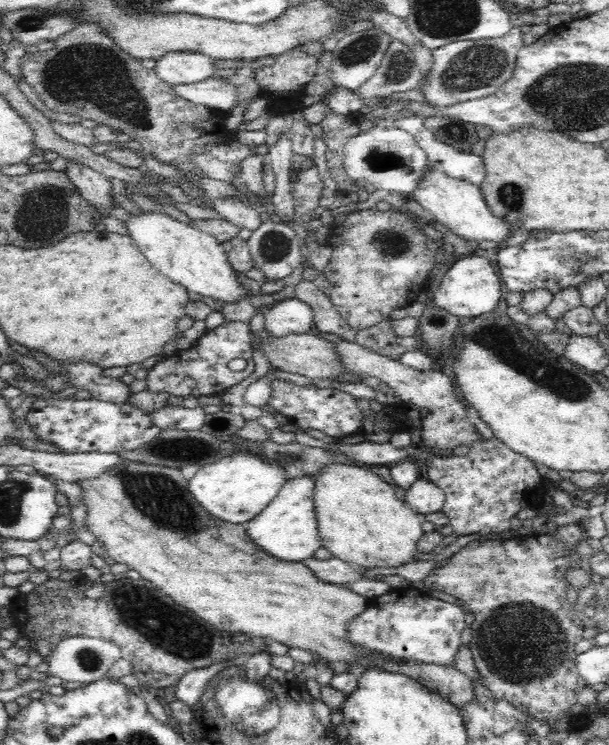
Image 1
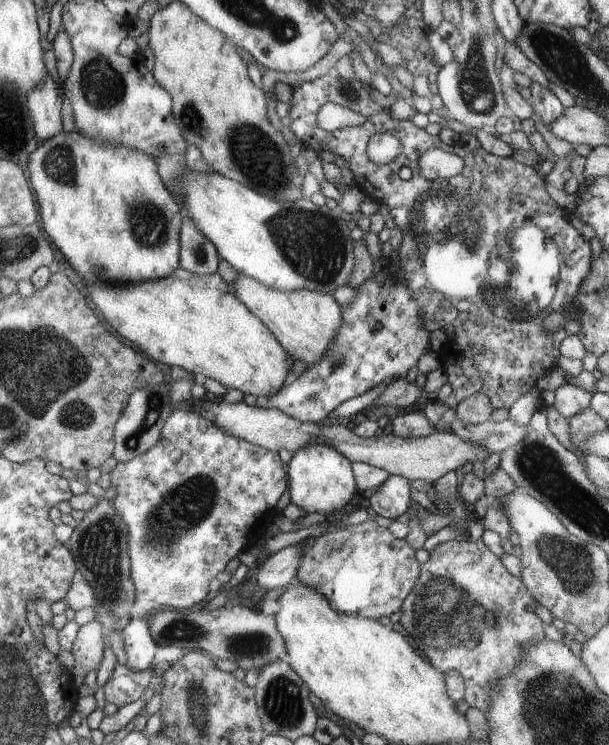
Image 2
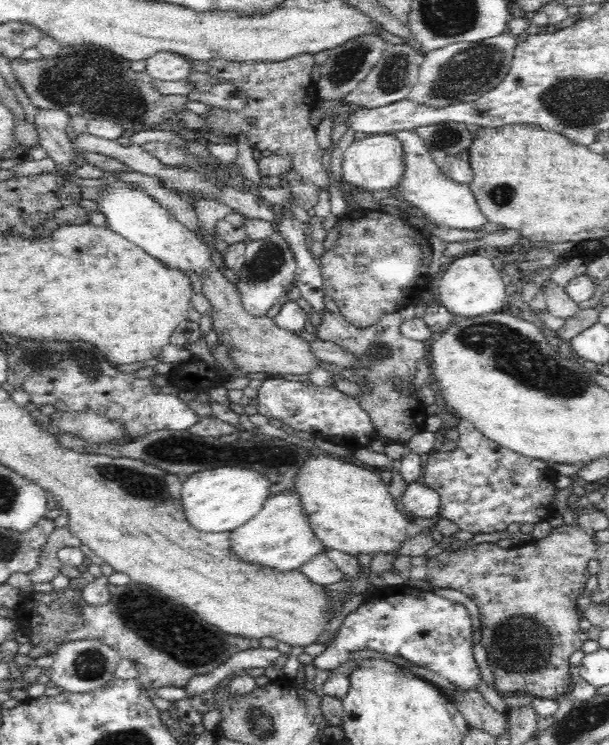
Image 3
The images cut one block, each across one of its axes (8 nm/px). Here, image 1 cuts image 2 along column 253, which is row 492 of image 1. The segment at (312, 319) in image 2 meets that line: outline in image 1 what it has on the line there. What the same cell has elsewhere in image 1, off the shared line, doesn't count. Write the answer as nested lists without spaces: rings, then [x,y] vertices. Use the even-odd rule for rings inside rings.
[[[300,476],[300,478],[290,478],[278,491],[278,494],[270,501],[270,504],[259,512],[253,520],[246,522],[246,533],[256,547],[264,550],[274,559],[282,562],[303,562],[310,559],[318,548],[321,548],[321,541],[318,533],[318,520],[315,518],[312,491],[315,487],[315,477]]]

